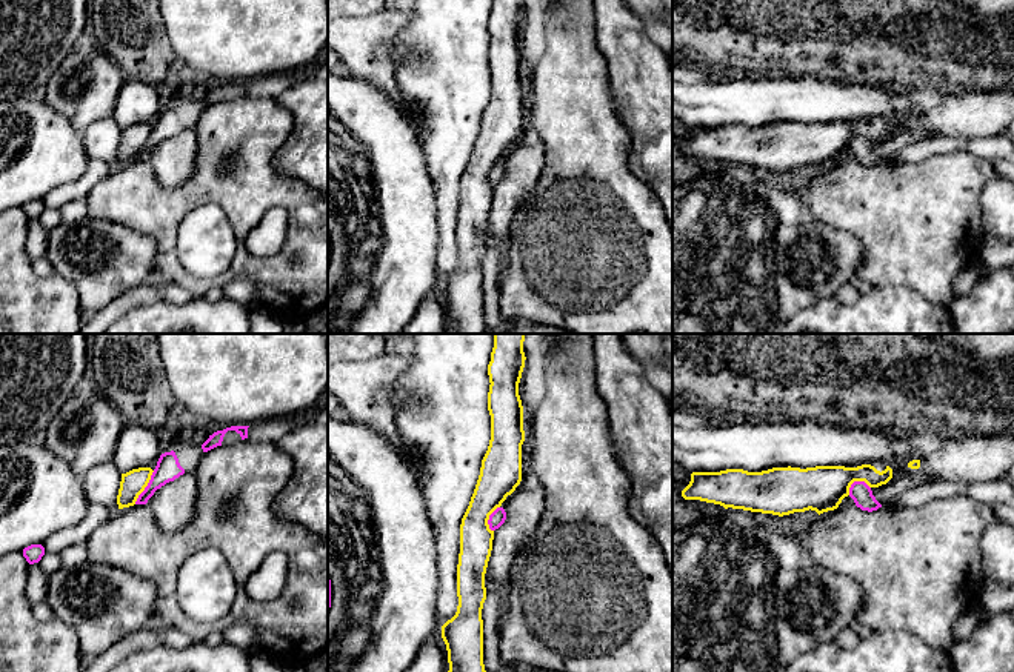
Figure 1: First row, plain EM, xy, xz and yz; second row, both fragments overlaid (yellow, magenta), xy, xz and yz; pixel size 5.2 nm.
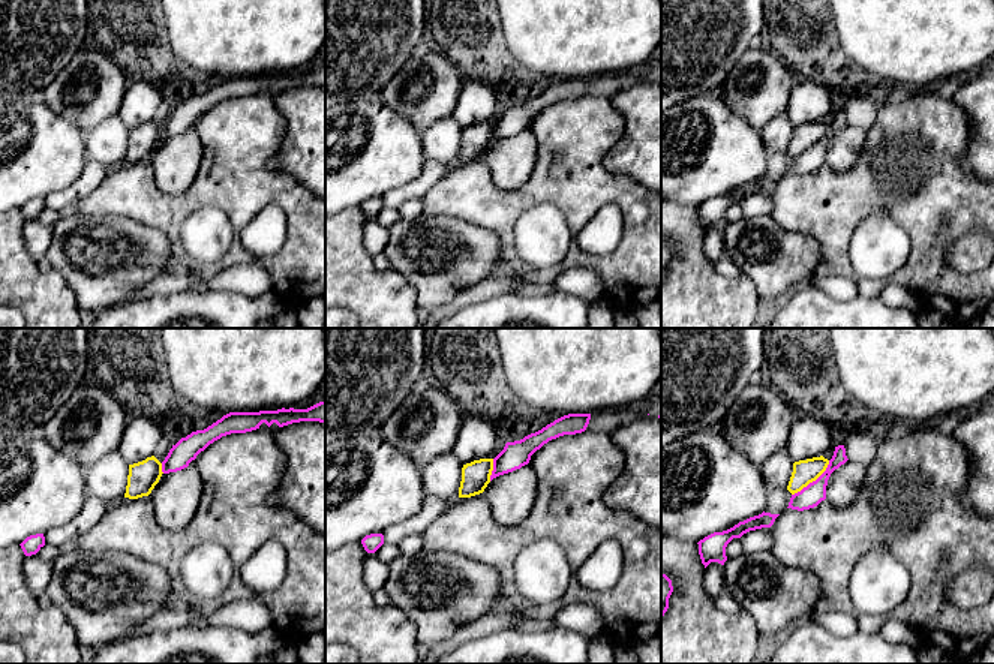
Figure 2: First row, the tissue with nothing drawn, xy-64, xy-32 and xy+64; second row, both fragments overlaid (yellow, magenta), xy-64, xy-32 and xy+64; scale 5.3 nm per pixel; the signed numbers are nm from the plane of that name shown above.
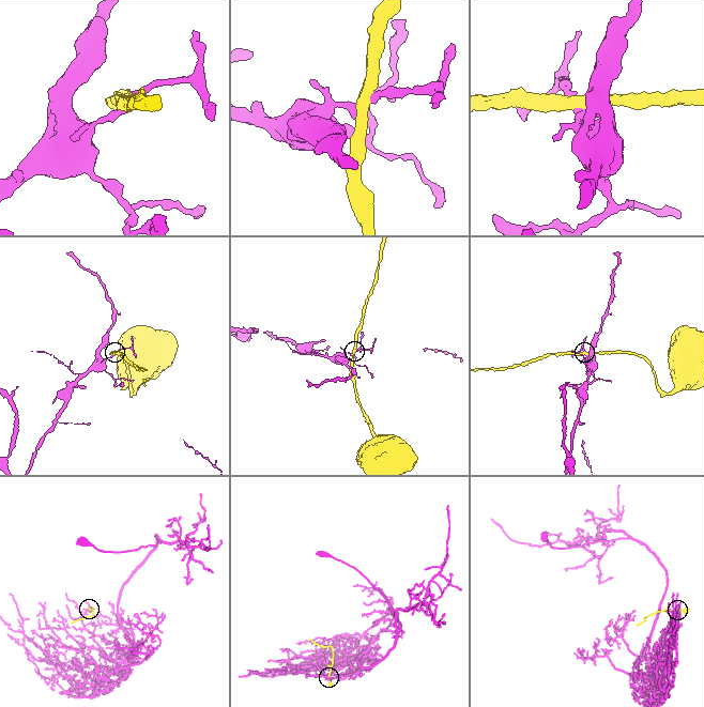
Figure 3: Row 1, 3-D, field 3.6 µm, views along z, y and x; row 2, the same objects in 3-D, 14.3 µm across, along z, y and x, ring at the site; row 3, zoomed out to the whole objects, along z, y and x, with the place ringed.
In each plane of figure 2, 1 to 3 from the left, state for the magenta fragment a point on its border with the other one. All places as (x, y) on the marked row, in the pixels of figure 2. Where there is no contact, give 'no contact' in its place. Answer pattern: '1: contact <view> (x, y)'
1: contact xy-64 (161, 468)
2: contact xy-32 (492, 469)
3: contact xy+64 (813, 480)

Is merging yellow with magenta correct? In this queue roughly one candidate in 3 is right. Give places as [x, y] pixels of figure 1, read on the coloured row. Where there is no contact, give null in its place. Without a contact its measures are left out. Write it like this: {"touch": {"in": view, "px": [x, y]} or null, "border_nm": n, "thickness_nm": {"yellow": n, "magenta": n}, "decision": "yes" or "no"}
{"touch": {"in": "xy", "px": [145, 486]}, "border_nm": 200, "thickness_nm": {"yellow": 130, "magenta": 130}, "decision": "no"}

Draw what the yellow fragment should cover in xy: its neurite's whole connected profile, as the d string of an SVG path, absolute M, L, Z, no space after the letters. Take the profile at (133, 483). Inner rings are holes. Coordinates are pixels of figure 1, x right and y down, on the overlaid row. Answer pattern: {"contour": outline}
{"contour": "M138 467L122 474L120 489L117 495L118 509L135 504L138 495L148 486L152 472L154 471L151 467Z"}

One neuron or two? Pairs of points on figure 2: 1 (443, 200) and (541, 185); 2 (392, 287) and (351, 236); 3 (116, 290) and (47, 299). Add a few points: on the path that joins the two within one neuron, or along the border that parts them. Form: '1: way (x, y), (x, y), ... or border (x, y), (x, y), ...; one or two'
1: way (467, 200), (517, 200); one
2: way (377, 282), (351, 257), (351, 251); one
3: border (53, 269), (74, 291), (75, 303), (80, 309); two

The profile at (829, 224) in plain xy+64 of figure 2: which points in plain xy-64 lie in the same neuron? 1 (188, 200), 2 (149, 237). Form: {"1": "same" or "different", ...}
{"1": "same", "2": "different"}

